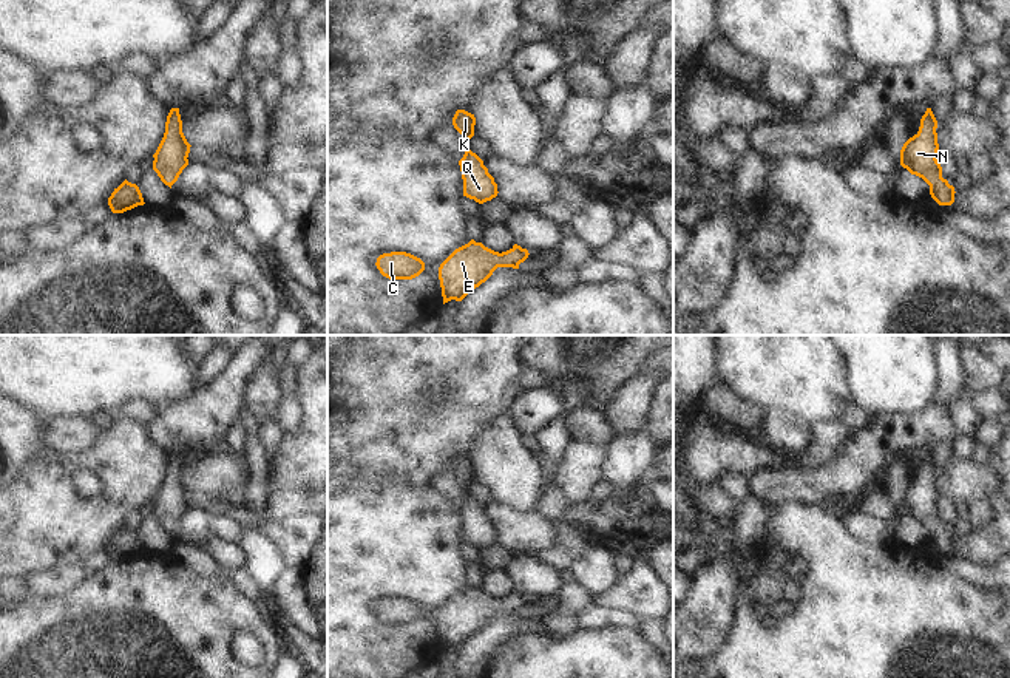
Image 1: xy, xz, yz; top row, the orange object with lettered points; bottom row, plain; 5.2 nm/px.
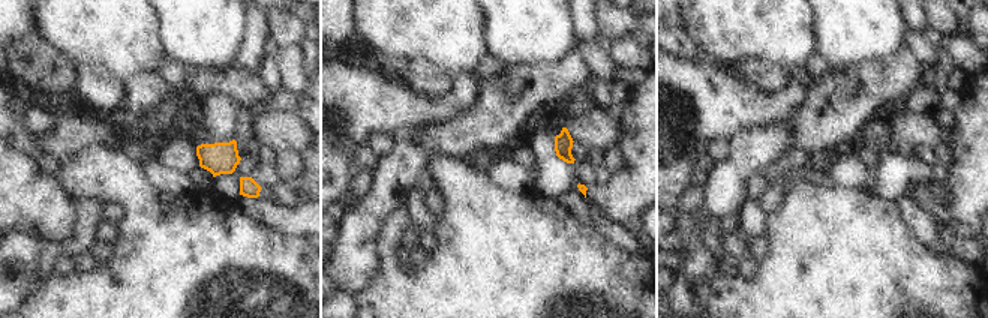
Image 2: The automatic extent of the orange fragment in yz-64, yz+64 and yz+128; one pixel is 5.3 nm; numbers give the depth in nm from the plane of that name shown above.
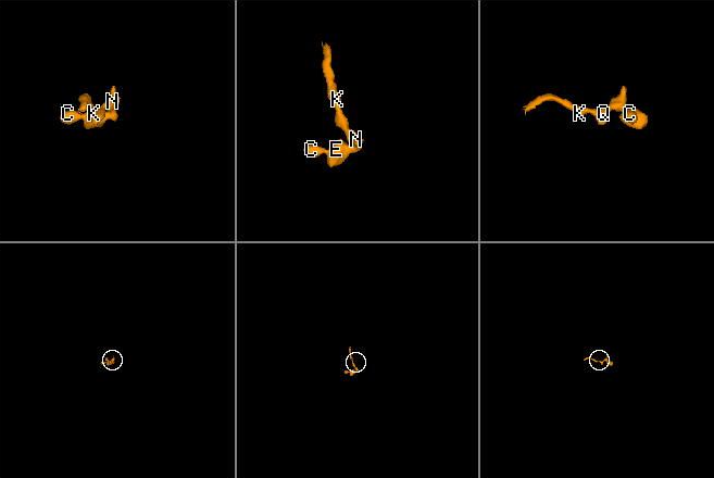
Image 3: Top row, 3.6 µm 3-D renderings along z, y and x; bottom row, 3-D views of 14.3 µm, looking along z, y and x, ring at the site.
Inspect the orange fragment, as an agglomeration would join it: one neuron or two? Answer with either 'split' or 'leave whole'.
leave whole

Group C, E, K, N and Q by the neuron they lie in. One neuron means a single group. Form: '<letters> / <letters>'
C E K N Q

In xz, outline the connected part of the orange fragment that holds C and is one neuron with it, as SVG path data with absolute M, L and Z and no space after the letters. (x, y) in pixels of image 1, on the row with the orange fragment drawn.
M406 252L383 253L375 266L389 280L412 280L425 270L425 263Z

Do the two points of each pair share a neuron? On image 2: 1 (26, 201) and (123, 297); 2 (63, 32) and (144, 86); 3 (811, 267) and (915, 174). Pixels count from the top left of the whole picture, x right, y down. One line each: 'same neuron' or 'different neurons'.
1: different neurons
2: different neurons
3: different neurons

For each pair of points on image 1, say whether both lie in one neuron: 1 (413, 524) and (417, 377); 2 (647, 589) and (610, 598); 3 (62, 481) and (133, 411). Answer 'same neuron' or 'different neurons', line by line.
1: different neurons
2: same neuron
3: same neuron

